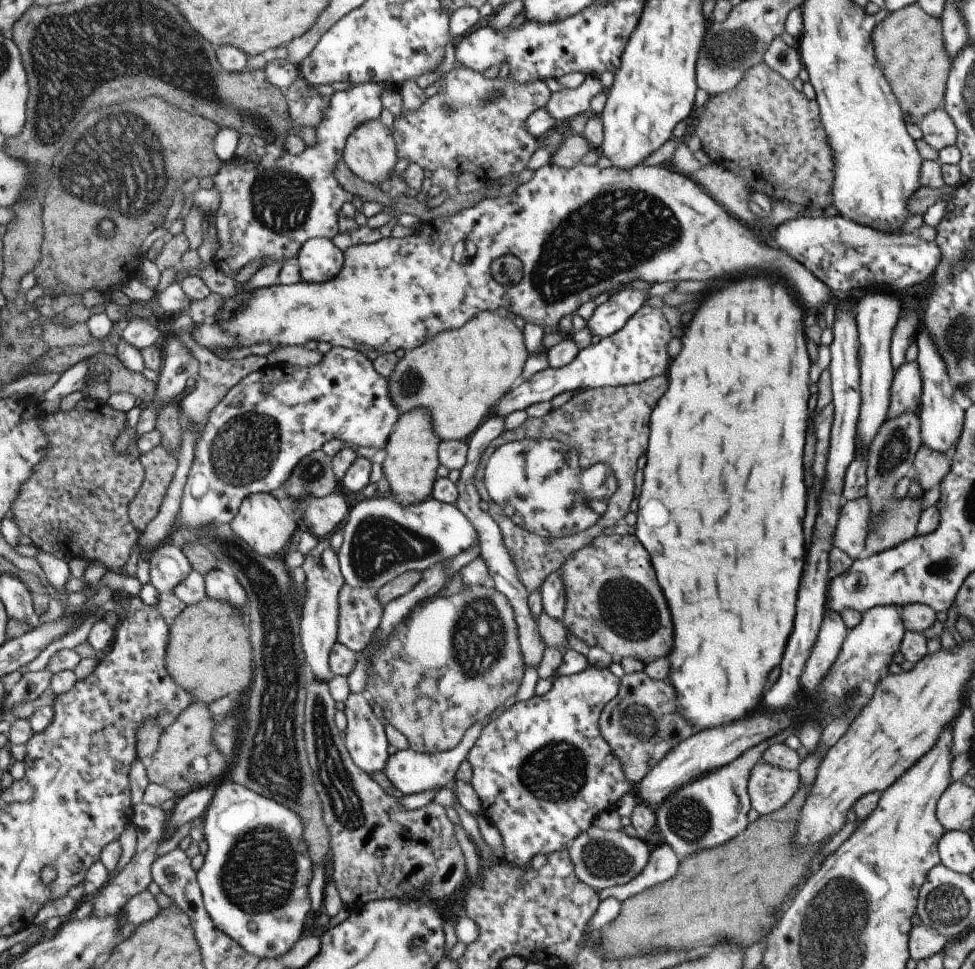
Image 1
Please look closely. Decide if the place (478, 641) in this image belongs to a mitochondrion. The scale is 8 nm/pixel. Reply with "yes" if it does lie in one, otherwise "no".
yes

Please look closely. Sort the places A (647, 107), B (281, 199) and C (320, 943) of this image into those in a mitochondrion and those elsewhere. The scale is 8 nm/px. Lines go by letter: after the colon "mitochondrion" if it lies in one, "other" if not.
A: other
B: mitochondrion
C: other

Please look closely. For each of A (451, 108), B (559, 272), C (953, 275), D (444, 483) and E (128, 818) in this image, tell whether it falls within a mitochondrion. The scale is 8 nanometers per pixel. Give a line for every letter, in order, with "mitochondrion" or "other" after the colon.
A: mitochondrion
B: mitochondrion
C: other
D: other
E: other

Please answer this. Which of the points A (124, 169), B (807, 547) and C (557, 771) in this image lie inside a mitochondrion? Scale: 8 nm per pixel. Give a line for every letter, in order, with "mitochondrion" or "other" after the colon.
A: mitochondrion
B: other
C: mitochondrion

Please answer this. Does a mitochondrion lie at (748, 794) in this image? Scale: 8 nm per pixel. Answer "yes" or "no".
no

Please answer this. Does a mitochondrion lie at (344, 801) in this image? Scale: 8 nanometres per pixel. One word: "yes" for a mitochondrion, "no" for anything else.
yes

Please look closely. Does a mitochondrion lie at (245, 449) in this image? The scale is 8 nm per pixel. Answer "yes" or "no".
yes

